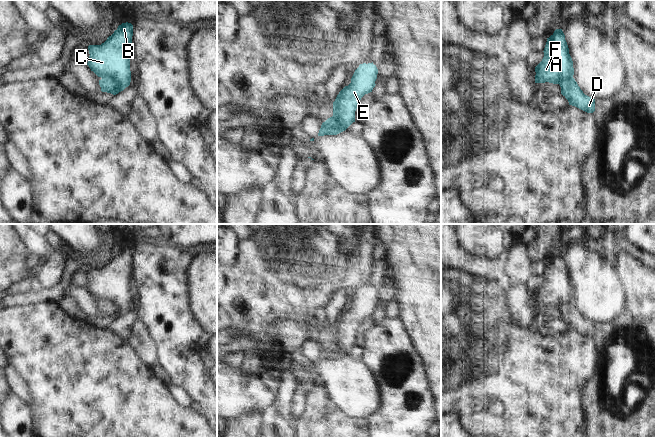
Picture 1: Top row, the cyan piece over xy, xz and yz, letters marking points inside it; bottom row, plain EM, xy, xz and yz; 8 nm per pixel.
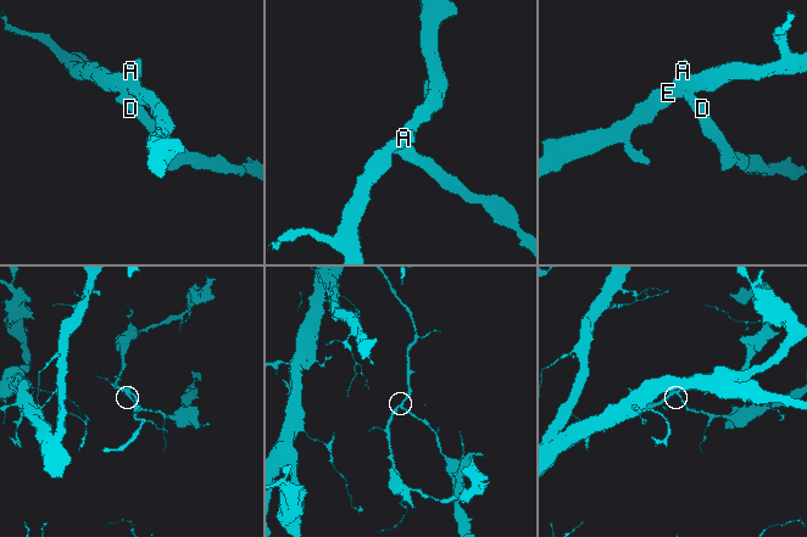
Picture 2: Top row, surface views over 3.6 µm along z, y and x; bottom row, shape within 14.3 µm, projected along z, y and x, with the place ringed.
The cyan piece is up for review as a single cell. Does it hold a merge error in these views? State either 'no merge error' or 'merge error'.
merge error

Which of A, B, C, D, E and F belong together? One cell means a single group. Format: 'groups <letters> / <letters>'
groups A B C E F / D

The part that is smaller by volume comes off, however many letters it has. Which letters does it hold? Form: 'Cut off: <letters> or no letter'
Cut off: D.

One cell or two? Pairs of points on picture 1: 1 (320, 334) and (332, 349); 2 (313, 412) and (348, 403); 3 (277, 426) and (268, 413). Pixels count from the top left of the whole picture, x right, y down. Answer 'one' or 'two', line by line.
1: one
2: two
3: one

